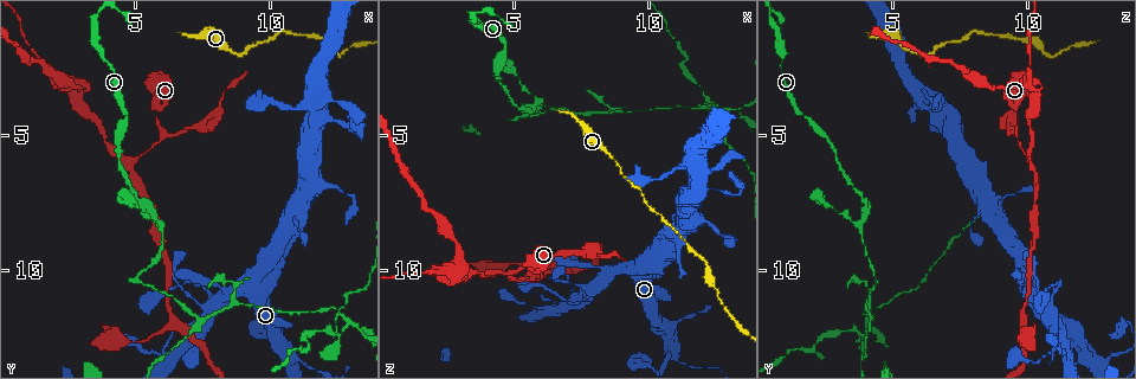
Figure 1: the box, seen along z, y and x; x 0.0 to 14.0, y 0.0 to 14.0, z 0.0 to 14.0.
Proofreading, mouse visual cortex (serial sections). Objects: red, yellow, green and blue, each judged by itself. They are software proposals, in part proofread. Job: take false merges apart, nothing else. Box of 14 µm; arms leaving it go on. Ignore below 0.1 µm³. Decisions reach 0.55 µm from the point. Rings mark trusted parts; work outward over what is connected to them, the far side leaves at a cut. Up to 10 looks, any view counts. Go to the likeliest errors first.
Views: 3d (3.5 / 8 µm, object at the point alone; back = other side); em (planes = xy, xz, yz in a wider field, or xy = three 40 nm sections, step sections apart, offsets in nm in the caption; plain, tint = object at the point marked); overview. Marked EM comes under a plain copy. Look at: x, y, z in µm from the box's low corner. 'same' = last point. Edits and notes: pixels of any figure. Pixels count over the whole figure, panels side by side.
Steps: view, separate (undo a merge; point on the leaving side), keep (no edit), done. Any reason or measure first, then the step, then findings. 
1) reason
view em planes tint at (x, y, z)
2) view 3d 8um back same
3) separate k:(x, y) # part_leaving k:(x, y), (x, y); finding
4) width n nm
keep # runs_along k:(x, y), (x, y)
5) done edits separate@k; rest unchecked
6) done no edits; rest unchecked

abrupt turn
view em xy step 5 tint at (5.9, 8.2, 3.8)

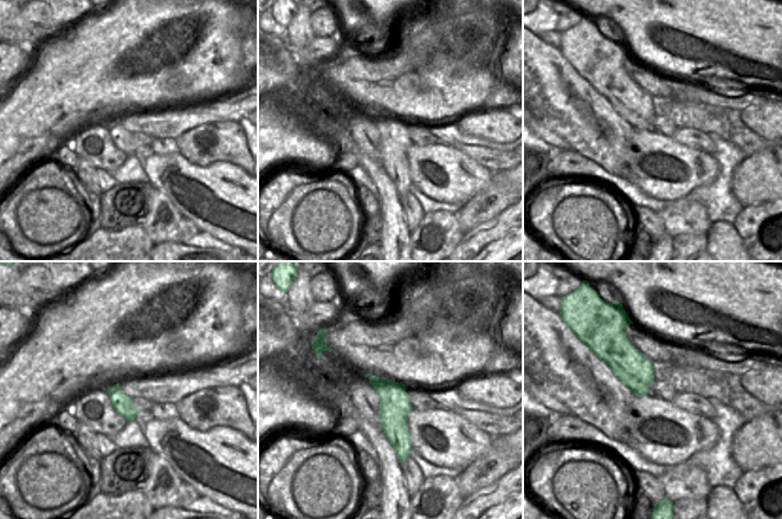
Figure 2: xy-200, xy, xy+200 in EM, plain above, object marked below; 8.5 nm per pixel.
view 3d 3.5um same

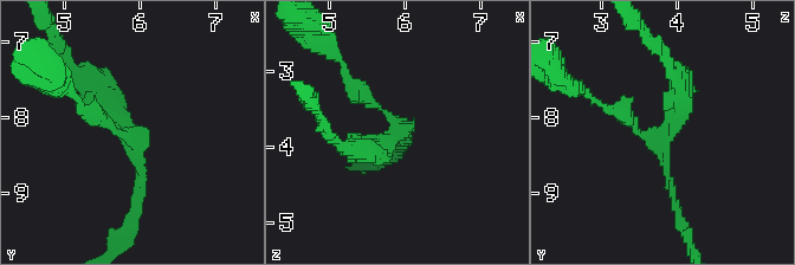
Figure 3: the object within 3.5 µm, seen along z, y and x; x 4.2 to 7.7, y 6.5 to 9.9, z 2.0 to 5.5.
keep # runs_along 3:(79, 76), (137, 139), (137, 207); all the same cell

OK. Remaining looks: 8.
abrupt turn
view em xy step 3 tint at (5.2, 10.4, 4.4)

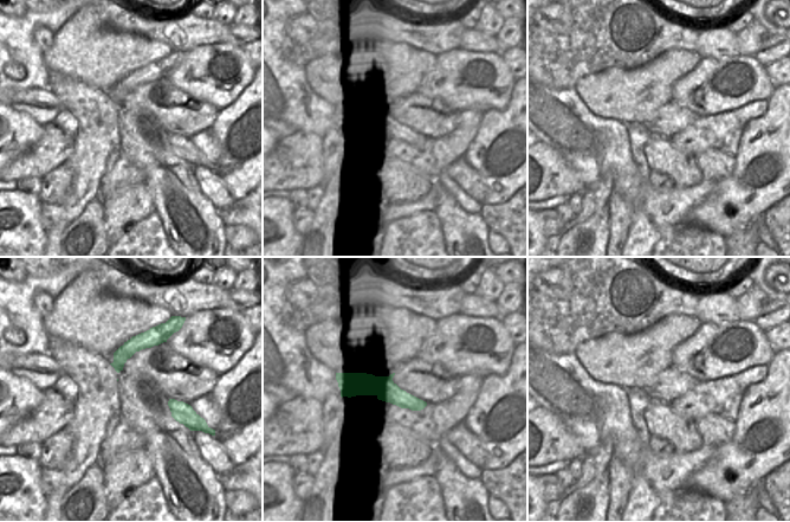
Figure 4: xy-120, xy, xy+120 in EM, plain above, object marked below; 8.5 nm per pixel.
see where the arms go
view 3d 3.5um same

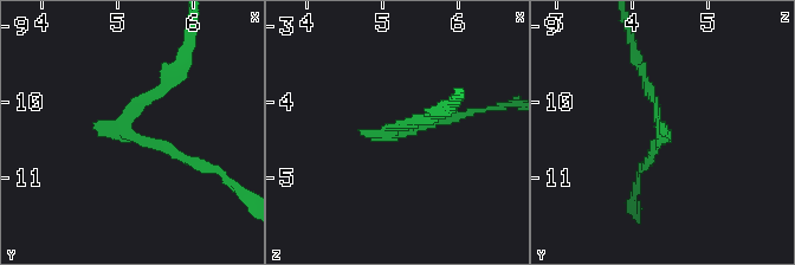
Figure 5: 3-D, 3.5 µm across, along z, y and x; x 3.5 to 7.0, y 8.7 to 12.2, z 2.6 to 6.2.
separate 5:(167, 148) # part_leaving 5:(133, 135), (231, 182); two cells meet here

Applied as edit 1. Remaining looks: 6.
branch point
view 3d 8um back at (6.0, 4.9, 9.6)

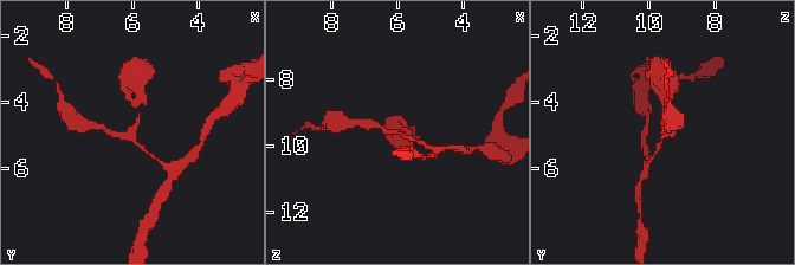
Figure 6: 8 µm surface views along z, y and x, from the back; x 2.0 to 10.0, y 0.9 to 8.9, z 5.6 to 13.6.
arms 3; arm_widths 150, 150, 200 nm; now the EM
view em xy step 5 tint at (6.0, 4.9, 9.6)

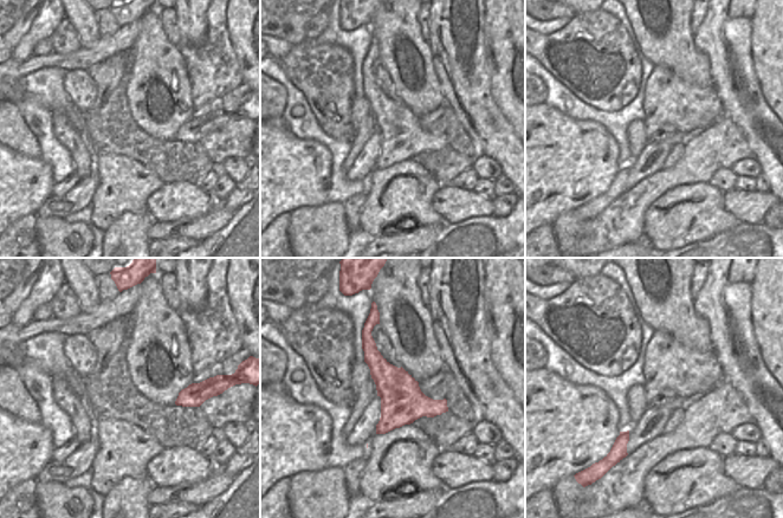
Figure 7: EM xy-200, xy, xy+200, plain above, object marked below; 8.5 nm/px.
keep # runs_along 6:(141, 99), (131, 139), (152, 156); one cell here

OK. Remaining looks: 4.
thick turns thin
view 3d 3.5um at (2.9, 3.4, 10.2)

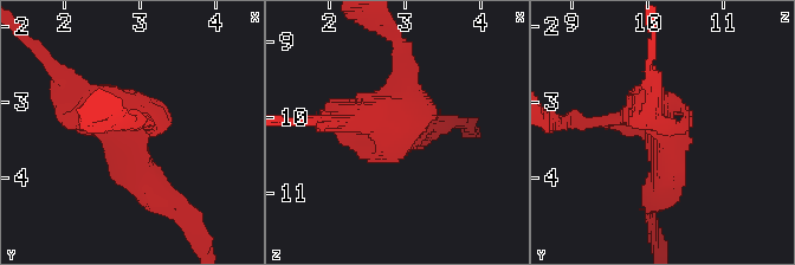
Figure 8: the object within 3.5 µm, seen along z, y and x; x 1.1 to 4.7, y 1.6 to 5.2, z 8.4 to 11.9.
shape alone is not enough
view em xy step 5 tint same

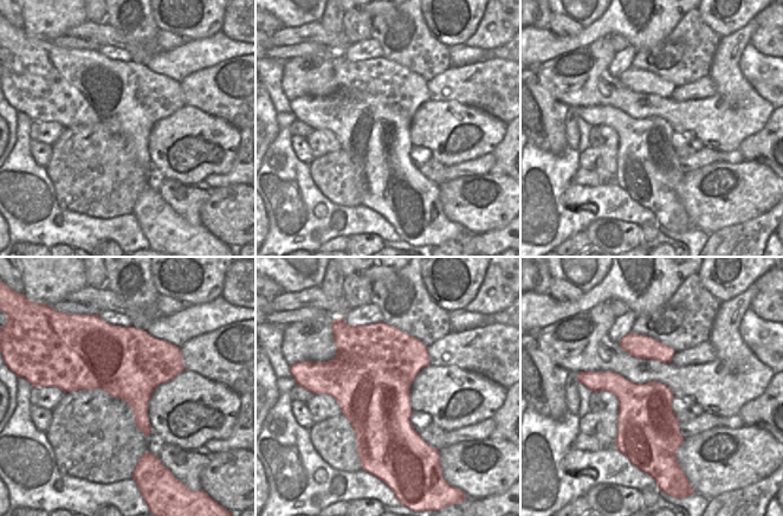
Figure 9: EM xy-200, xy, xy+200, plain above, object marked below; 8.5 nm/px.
keep # runs_along 8:(658, 189), (670, 142), (652, 116), (588, 120); one cell here

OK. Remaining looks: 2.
done edits separate@5; rest unchecked

